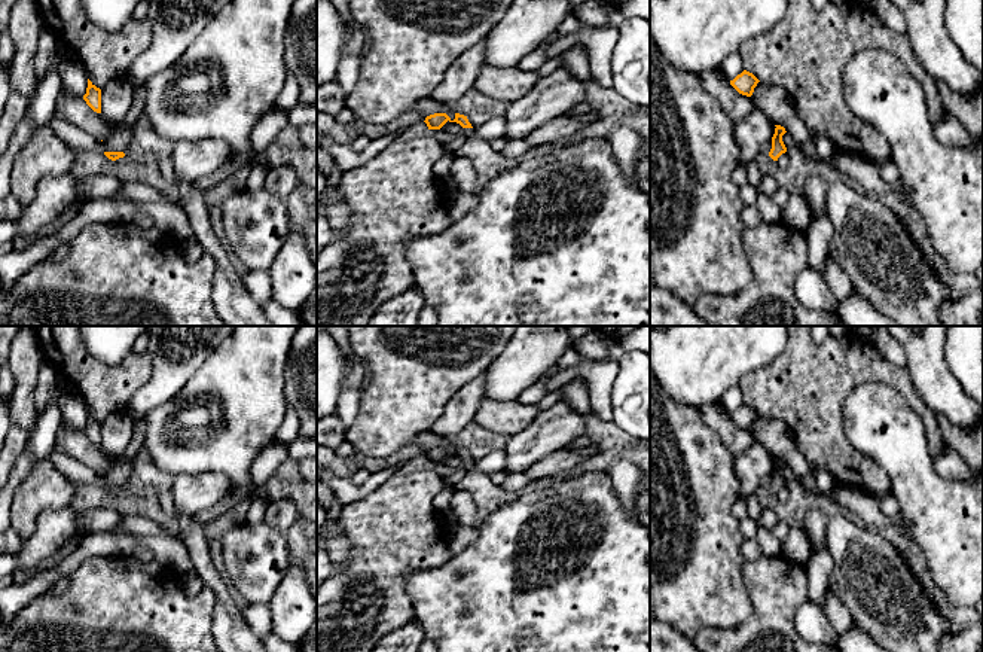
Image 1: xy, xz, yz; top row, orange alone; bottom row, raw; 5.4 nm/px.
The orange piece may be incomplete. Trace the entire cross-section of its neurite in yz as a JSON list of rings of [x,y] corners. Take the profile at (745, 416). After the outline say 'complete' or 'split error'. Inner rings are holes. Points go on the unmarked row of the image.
[[[744,403],[741,408],[738,408],[733,414],[730,414],[730,418],[742,429],[751,430],[754,426],[754,421],[757,420],[760,414],[750,405]]]; complete

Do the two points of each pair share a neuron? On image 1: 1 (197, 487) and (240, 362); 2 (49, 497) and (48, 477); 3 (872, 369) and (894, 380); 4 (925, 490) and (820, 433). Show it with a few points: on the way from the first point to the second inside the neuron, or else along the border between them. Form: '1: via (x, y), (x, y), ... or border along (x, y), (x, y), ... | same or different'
1: border along (173, 477), (220, 472), (234, 484) | different
2: via (49, 493), (48, 481) | same
3: via (878, 369), (888, 374) | same
4: border along (851, 445), (882, 469), (890, 493) | different

